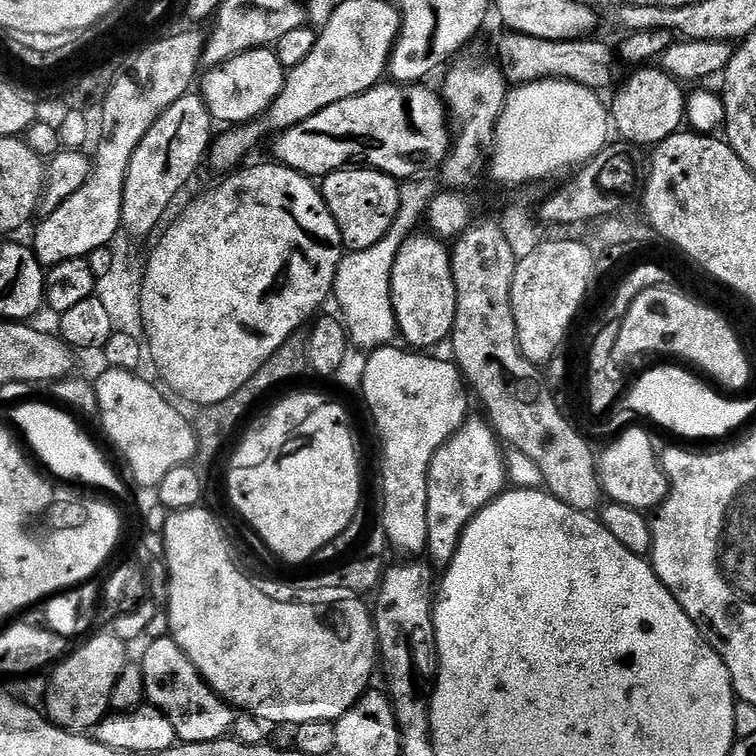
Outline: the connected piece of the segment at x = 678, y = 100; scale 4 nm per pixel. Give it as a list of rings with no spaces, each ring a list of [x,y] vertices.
[[[656,66],[637,67],[632,77],[615,89],[616,97],[610,100],[610,120],[620,131],[620,136],[629,145],[652,144],[659,146],[676,132],[681,131],[686,120],[686,92],[681,81],[675,80],[663,67]]]

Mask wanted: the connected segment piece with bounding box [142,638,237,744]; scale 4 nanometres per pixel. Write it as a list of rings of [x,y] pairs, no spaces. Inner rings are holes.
[[[171,638],[156,640],[144,652],[142,659],[147,703],[156,708],[166,718],[170,718],[170,726],[174,726],[177,741],[185,744],[194,742],[214,742],[225,739],[235,722],[237,713],[232,705],[215,692],[202,678],[202,674],[186,658],[186,654]]]

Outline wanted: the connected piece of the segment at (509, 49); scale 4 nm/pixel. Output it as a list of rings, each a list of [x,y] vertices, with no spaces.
[[[514,31],[504,35],[508,36],[502,37],[496,44],[496,56],[500,59],[498,68],[504,73],[504,79],[509,85],[534,84],[539,80],[573,80],[575,84],[581,84],[593,90],[613,87],[613,49],[608,49],[600,40],[592,40],[596,38],[547,40]]]

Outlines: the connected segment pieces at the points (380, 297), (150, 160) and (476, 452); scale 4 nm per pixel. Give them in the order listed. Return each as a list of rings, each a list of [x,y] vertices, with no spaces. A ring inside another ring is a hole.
[[[413,178],[400,184],[398,194],[398,214],[386,230],[386,238],[370,250],[348,252],[344,261],[338,266],[336,286],[334,289],[334,304],[340,307],[339,315],[344,321],[351,343],[360,348],[375,350],[393,343],[397,339],[396,315],[392,305],[392,271],[394,258],[398,258],[398,250],[402,242],[406,242],[417,231],[420,222],[427,217],[428,208],[438,193],[438,186],[432,178]]]
[[[191,92],[174,102],[158,118],[139,143],[123,188],[121,225],[130,235],[142,238],[162,220],[176,196],[207,157],[214,139],[214,121],[199,93]]]
[[[469,418],[434,453],[428,472],[429,526],[426,549],[427,555],[432,555],[433,565],[451,564],[470,521],[505,491],[504,480],[506,484],[509,475],[500,448],[501,441],[487,419]]]

